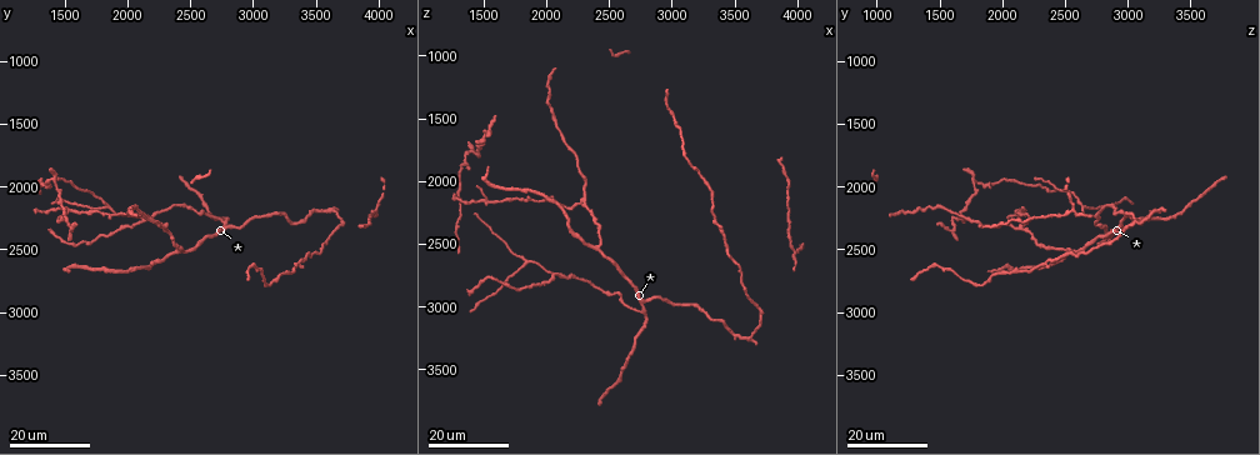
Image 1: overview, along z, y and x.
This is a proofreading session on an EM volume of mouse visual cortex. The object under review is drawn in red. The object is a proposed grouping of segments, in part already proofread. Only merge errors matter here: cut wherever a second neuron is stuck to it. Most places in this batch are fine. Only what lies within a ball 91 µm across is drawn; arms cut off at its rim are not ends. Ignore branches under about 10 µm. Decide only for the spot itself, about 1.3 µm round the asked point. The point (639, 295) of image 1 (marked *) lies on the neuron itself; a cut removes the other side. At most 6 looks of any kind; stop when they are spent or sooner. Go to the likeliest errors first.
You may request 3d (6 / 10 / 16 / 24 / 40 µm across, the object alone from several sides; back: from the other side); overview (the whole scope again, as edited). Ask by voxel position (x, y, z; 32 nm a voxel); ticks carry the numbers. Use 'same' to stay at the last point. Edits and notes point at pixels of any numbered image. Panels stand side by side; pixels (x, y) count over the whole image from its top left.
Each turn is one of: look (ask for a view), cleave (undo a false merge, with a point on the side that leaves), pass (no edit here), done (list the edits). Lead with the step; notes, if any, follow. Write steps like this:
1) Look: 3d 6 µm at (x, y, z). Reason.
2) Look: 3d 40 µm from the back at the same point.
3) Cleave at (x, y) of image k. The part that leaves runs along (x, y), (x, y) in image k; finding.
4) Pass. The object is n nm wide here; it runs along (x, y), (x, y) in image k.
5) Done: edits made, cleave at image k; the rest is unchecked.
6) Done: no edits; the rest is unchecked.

Look: 3d 24 µm at (2280, 2320, 2140). Two arms in line, one across.

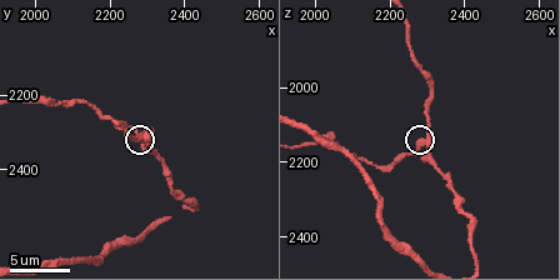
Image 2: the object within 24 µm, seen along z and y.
Look: 3d 6 µm at the same point. Zoom in.

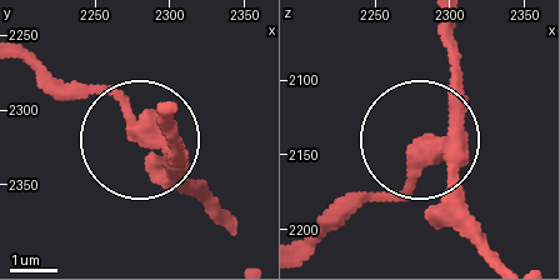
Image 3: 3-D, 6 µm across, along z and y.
Pass. It runs along (203, 208), (119, 100), (63, 80) in image 3; one neuron here.

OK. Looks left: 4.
Look: 3d 16 µm at (2120, 2280, 2740).

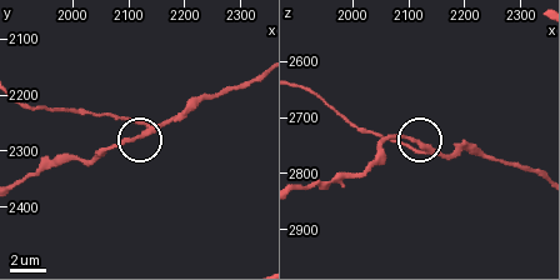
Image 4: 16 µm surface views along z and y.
Look: 3d 10 µm at (2130, 2265, 2755).

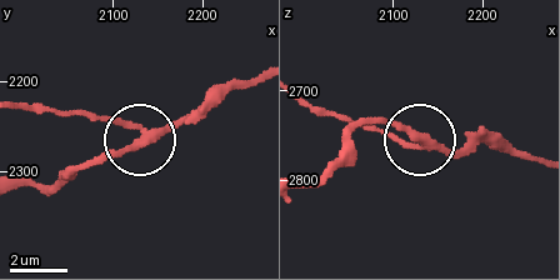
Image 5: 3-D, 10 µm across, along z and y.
Look: 3d 10 µm from the back at (2125, 2265, 2755).

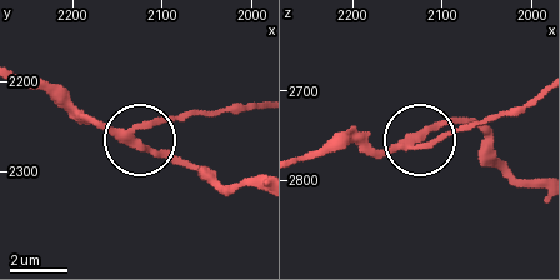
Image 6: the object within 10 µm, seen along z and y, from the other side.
Cleave at (173, 118) of image 6. The side arm is 33 µm long; the part that leaves runs along (138, 130), (178, 115), (256, 108) in image 6; a second neuron is stuck on.

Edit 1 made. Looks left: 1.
Done: edits made, cleave at image 6; the rest is unchecked.

